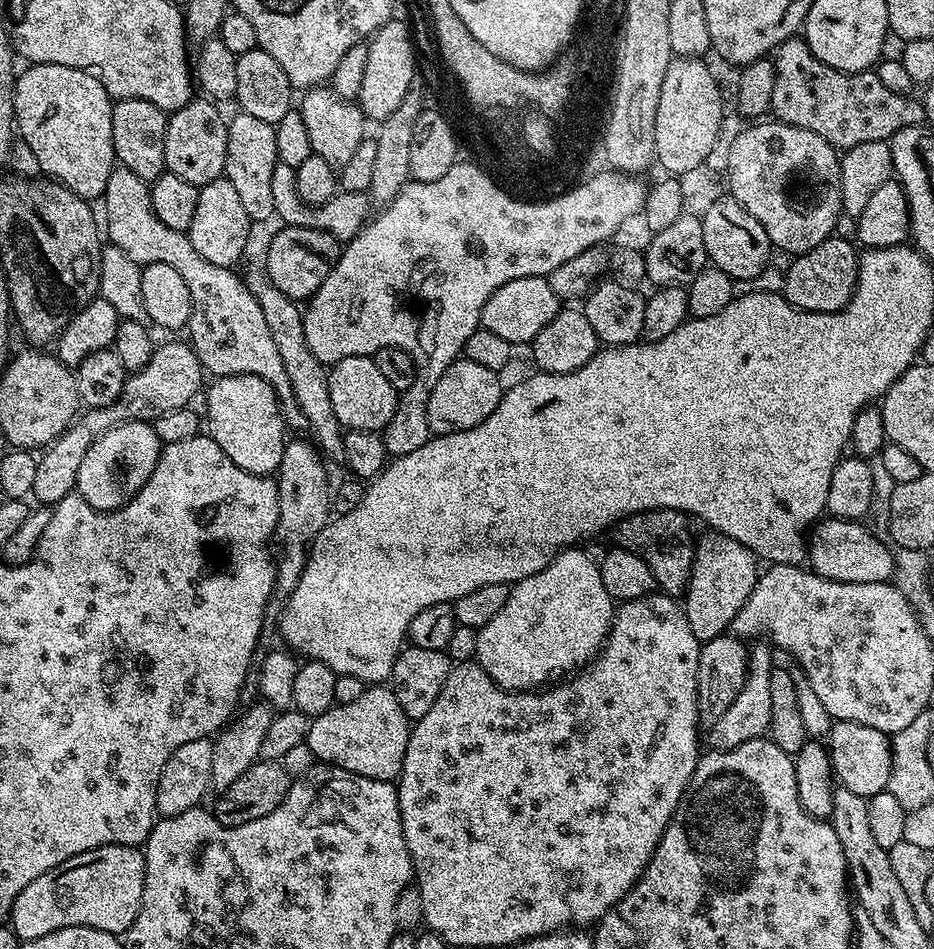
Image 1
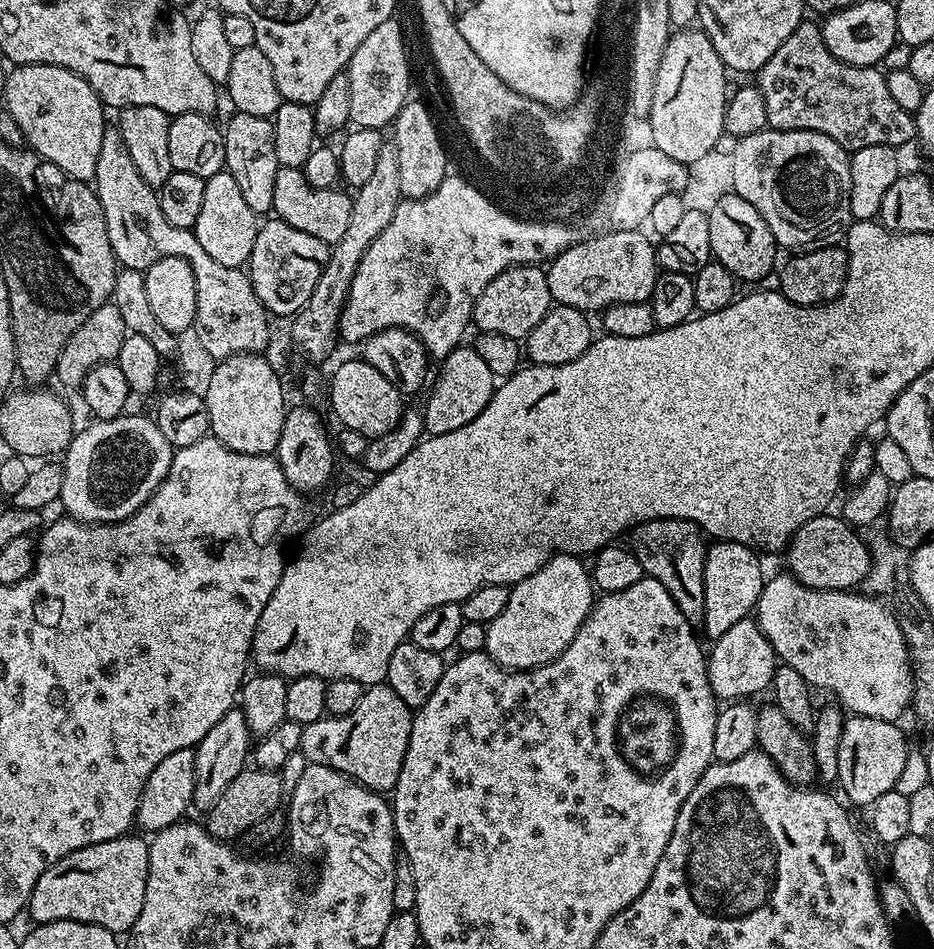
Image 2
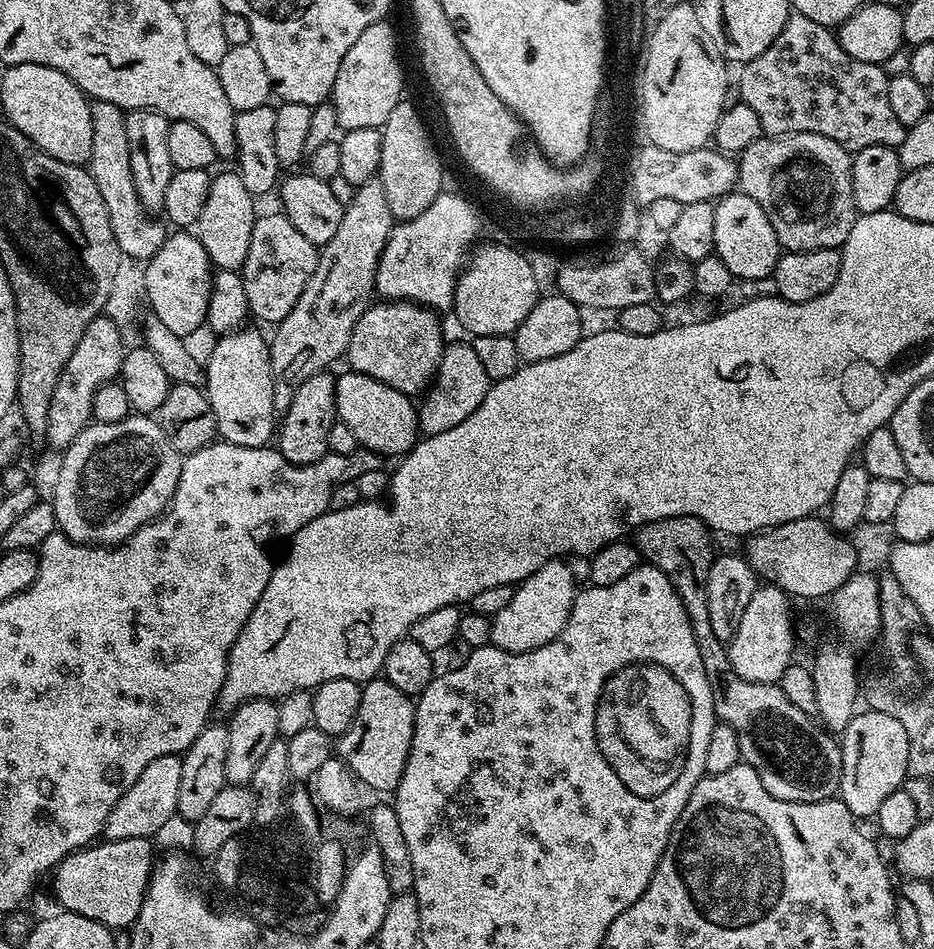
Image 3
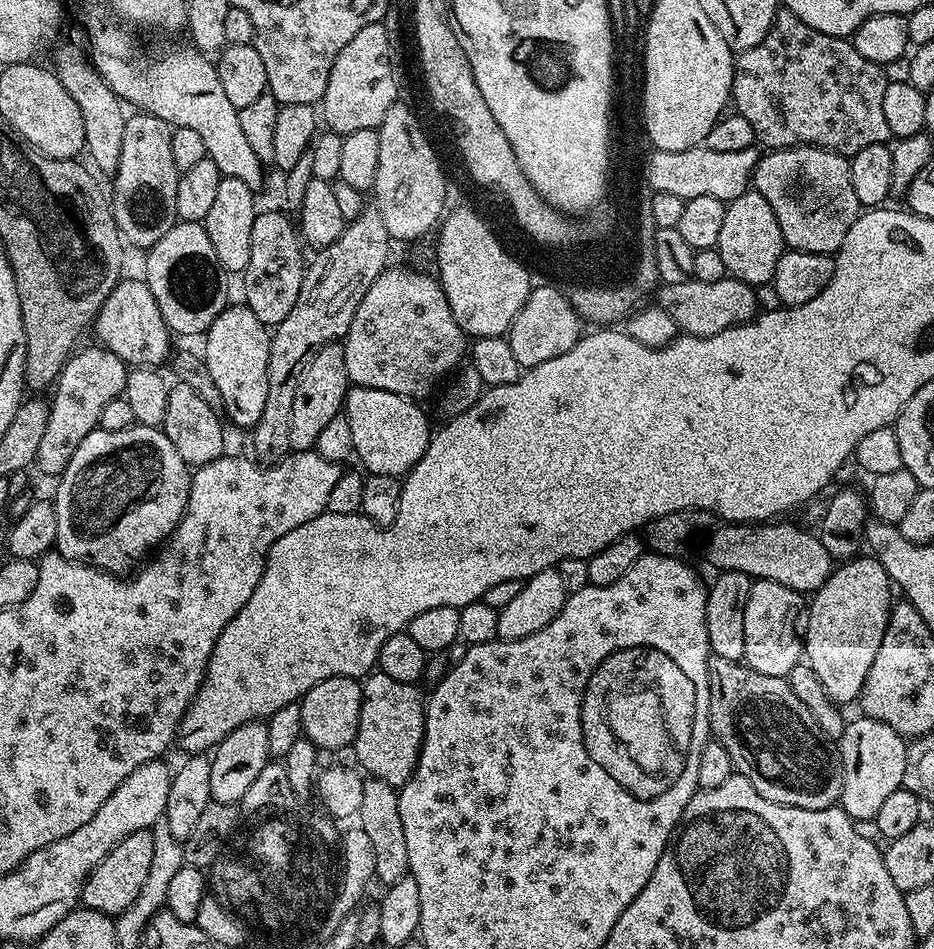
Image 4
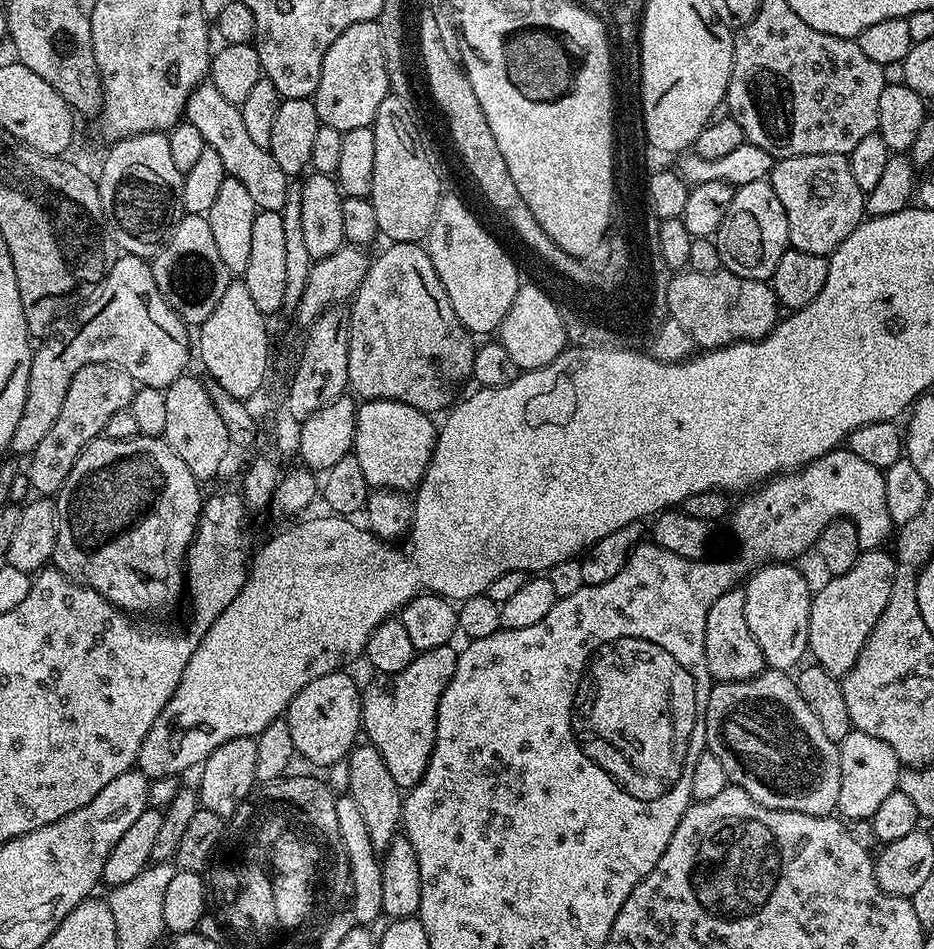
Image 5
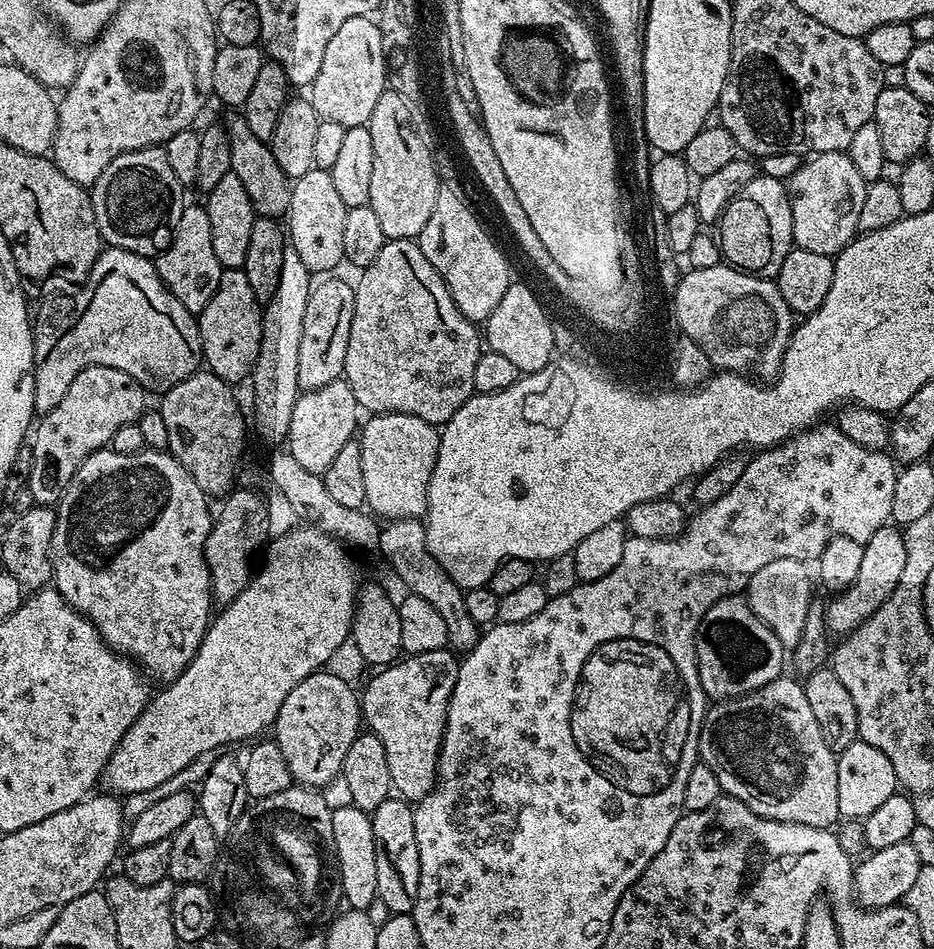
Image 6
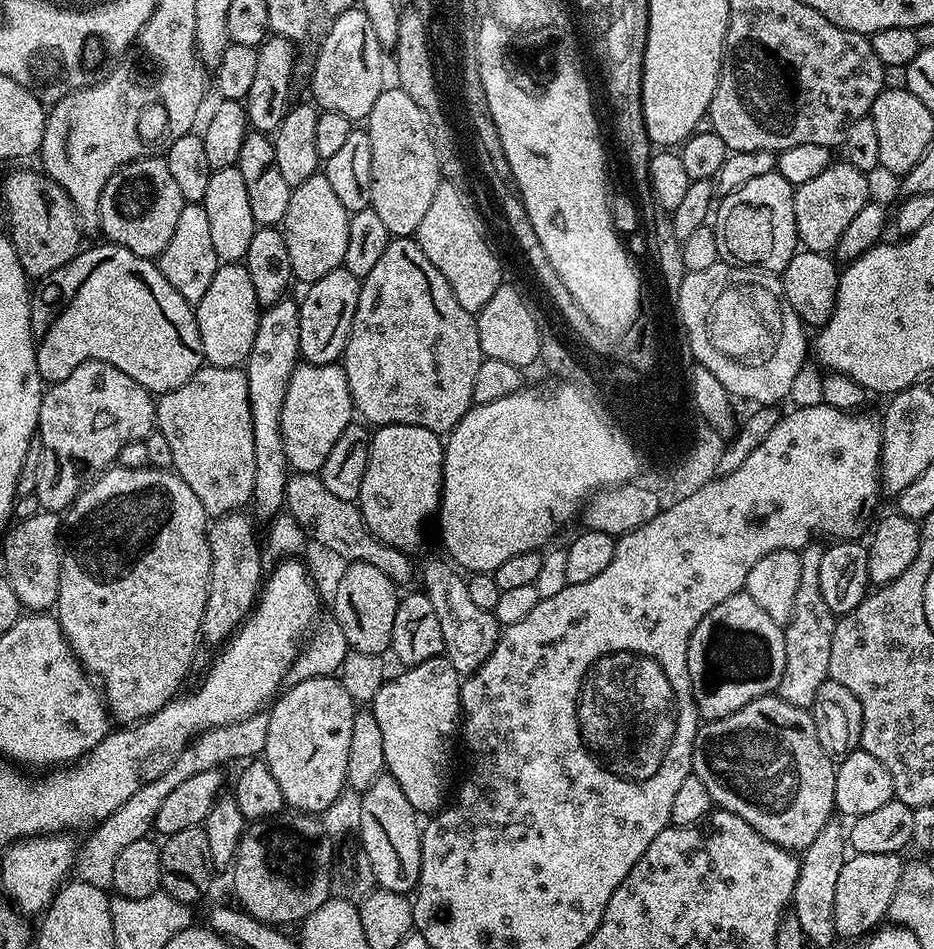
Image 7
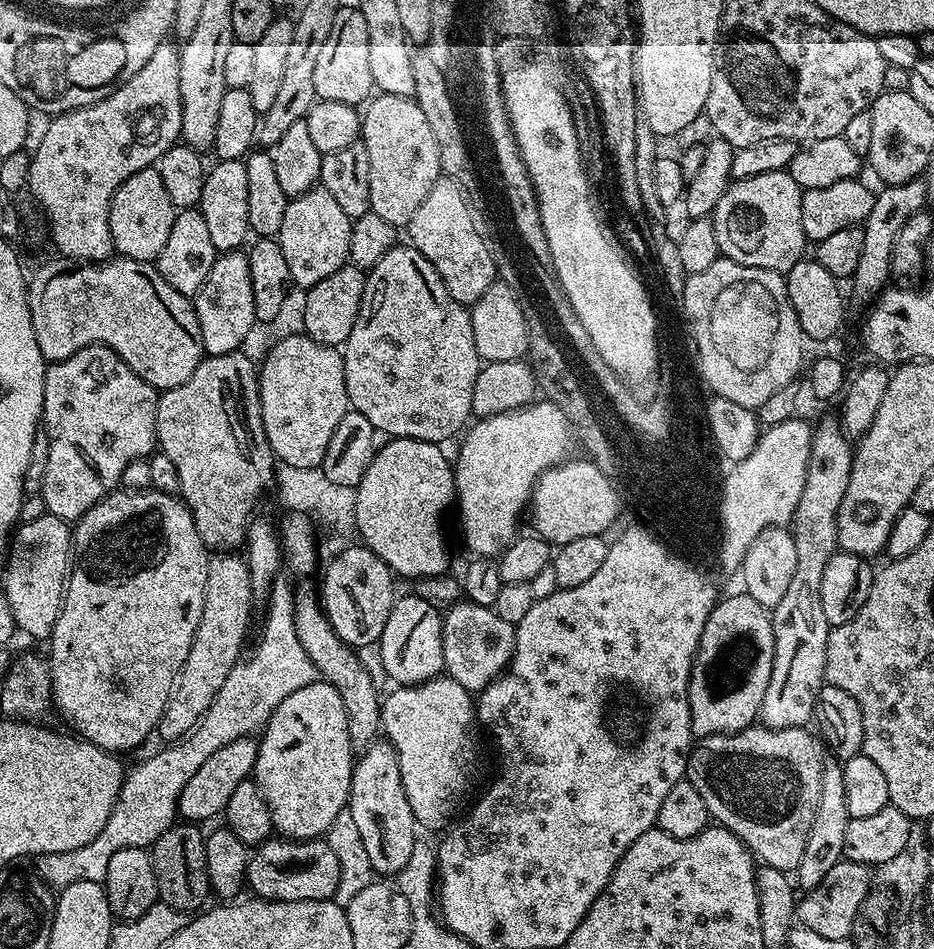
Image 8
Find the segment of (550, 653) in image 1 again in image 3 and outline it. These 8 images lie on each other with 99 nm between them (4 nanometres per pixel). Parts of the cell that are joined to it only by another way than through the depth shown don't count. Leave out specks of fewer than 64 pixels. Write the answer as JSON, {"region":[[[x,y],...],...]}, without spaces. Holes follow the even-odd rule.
{"region":[[[560,558],[546,562],[515,585],[510,603],[491,617],[491,647],[507,652],[529,652],[538,646],[546,646],[546,642],[553,640],[566,626],[577,591],[578,583],[567,562]]]}

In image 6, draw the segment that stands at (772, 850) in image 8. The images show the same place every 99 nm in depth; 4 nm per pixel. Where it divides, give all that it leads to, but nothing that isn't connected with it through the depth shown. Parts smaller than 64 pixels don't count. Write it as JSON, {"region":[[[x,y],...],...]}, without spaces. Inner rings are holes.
{"region":[[[782,674],[774,682],[744,696],[713,703],[705,711],[700,727],[698,760],[714,770],[721,793],[734,797],[750,806],[754,814],[774,822],[831,829],[832,823],[841,819],[836,757],[837,753],[826,746],[822,730],[818,730],[818,721],[810,710],[810,702],[806,702],[803,683],[799,679],[791,680],[788,674]]]}

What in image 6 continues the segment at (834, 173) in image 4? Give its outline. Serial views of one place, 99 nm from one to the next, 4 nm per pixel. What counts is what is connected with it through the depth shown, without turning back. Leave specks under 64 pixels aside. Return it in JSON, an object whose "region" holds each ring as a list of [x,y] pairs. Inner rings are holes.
{"region":[[[822,152],[805,159],[794,175],[788,177],[786,187],[795,247],[835,257],[856,239],[858,214],[862,211],[868,184],[858,174],[854,162],[850,162],[847,152]]]}

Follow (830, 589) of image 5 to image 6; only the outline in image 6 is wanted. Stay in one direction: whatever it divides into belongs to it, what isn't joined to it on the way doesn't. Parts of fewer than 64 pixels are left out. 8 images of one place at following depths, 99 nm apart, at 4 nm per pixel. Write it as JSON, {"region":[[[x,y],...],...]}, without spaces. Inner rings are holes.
{"region":[[[882,526],[874,530],[874,538],[865,542],[862,550],[862,563],[858,569],[858,578],[844,592],[833,595],[827,601],[824,617],[828,623],[829,633],[843,638],[870,616],[898,586],[898,578],[902,578],[902,569],[906,566],[906,542],[903,531],[896,526]]]}

